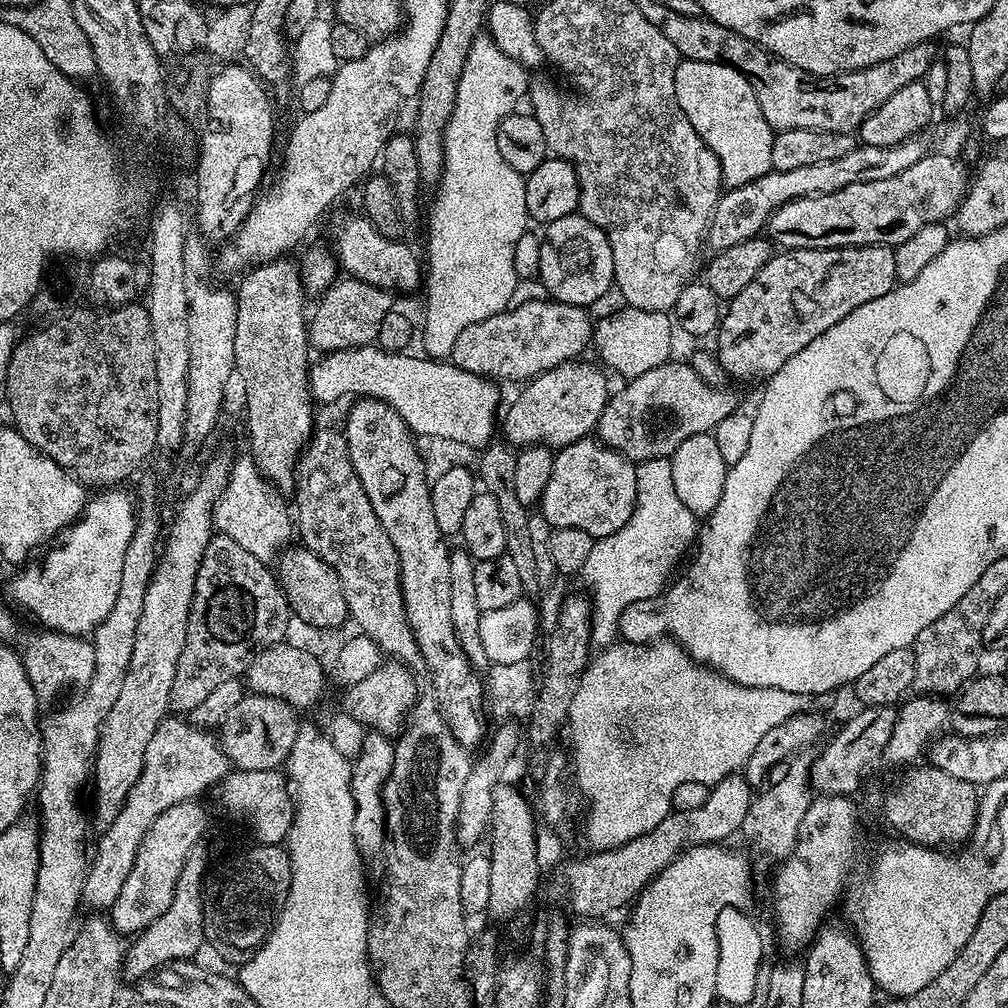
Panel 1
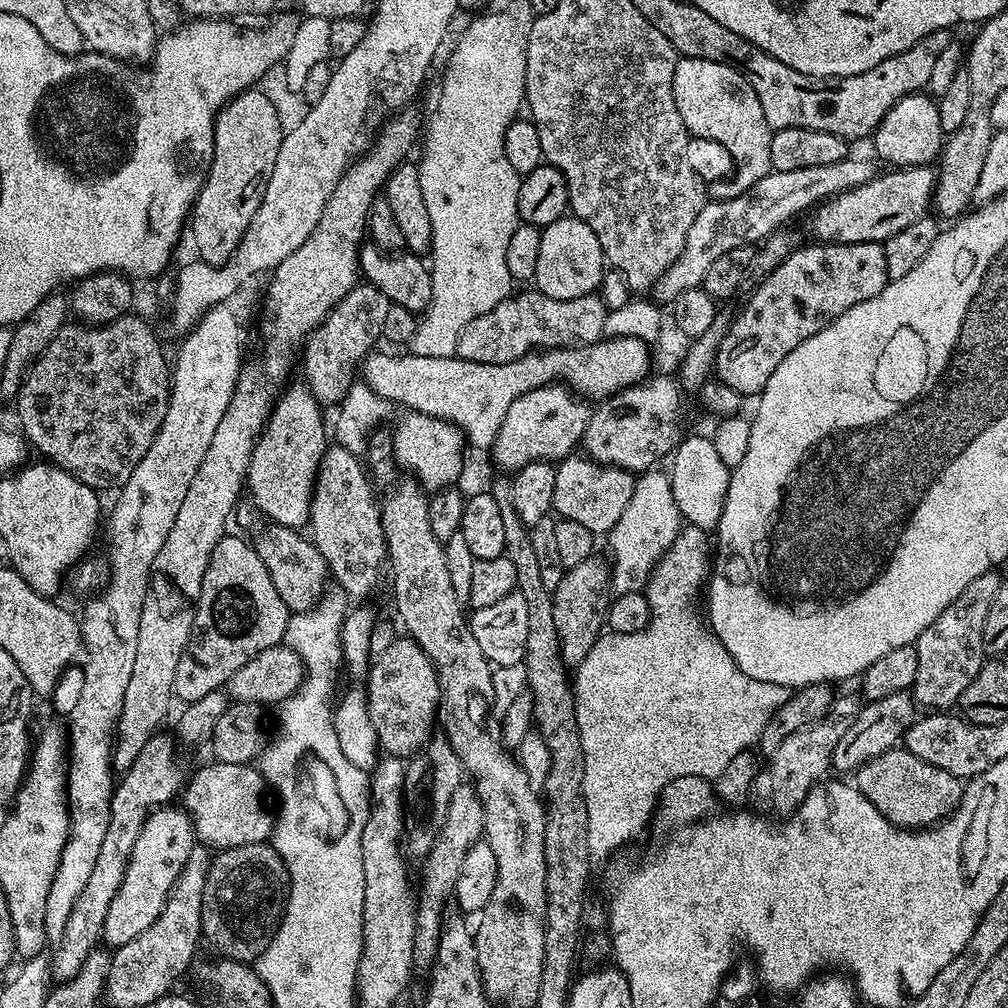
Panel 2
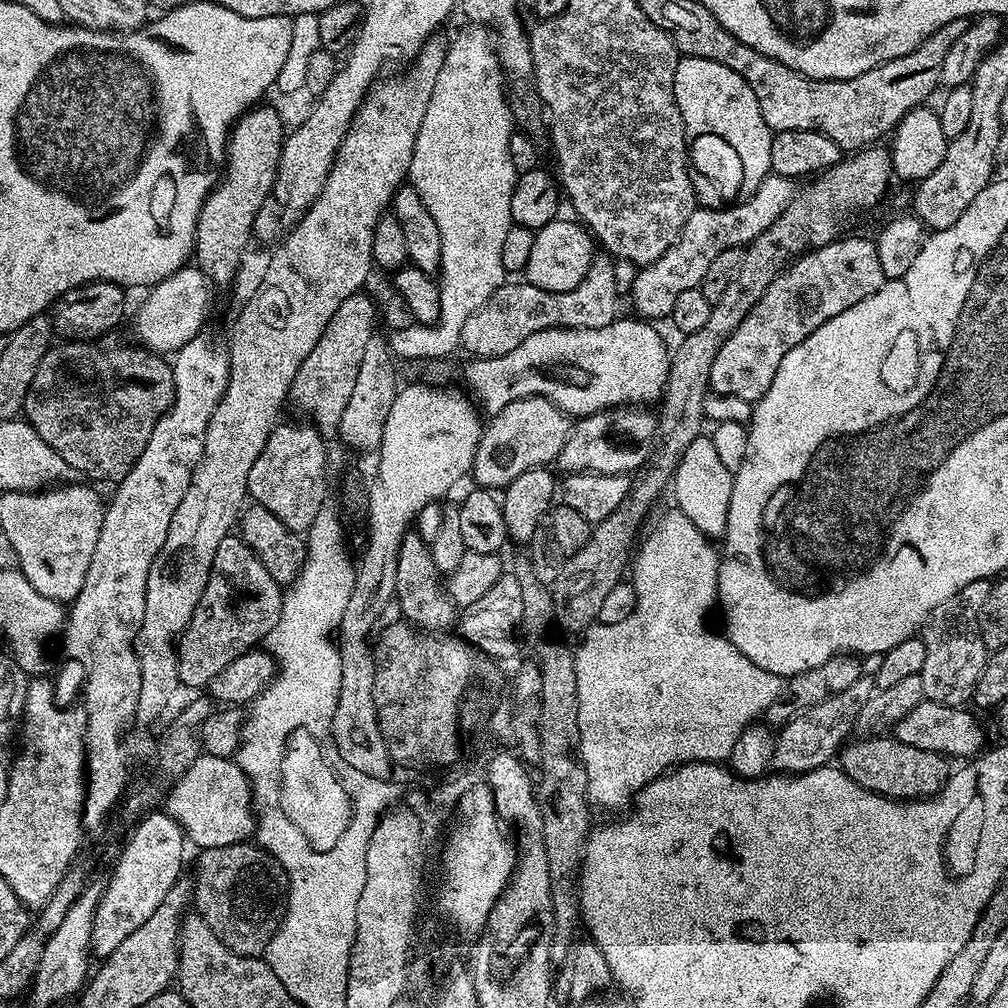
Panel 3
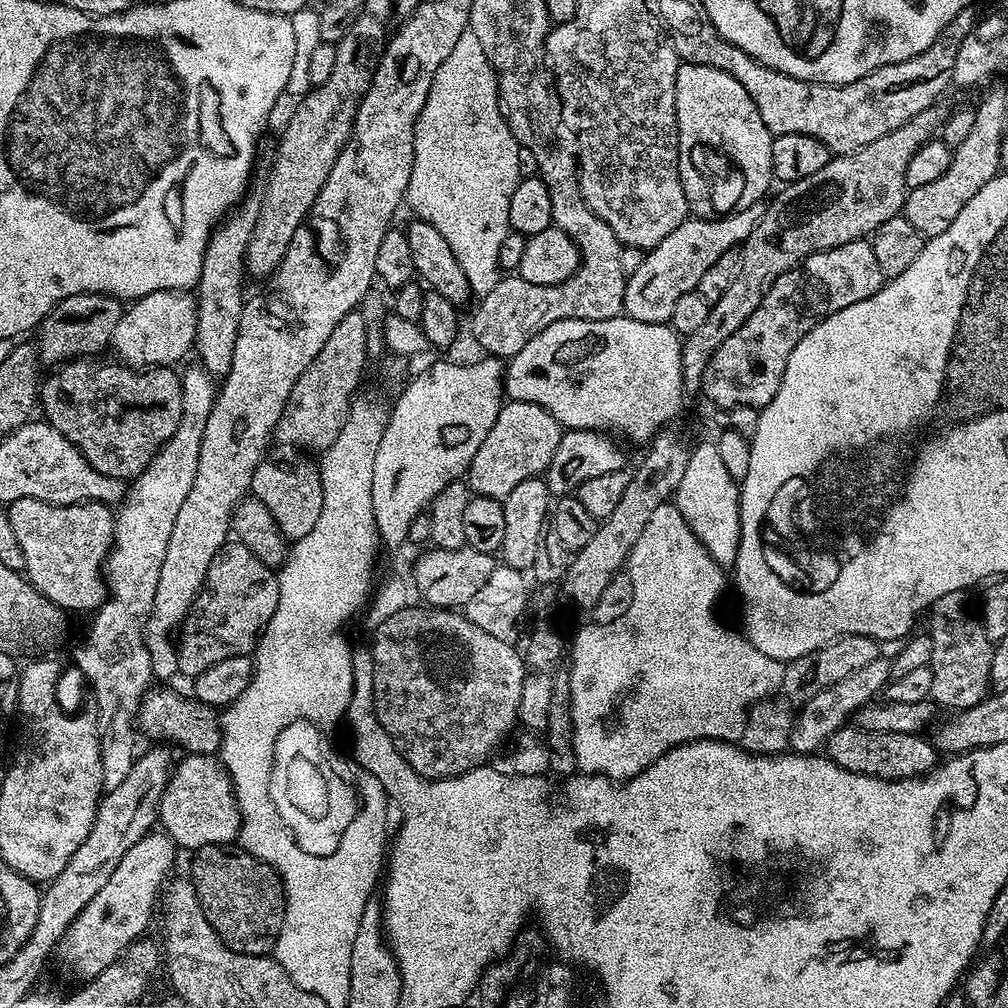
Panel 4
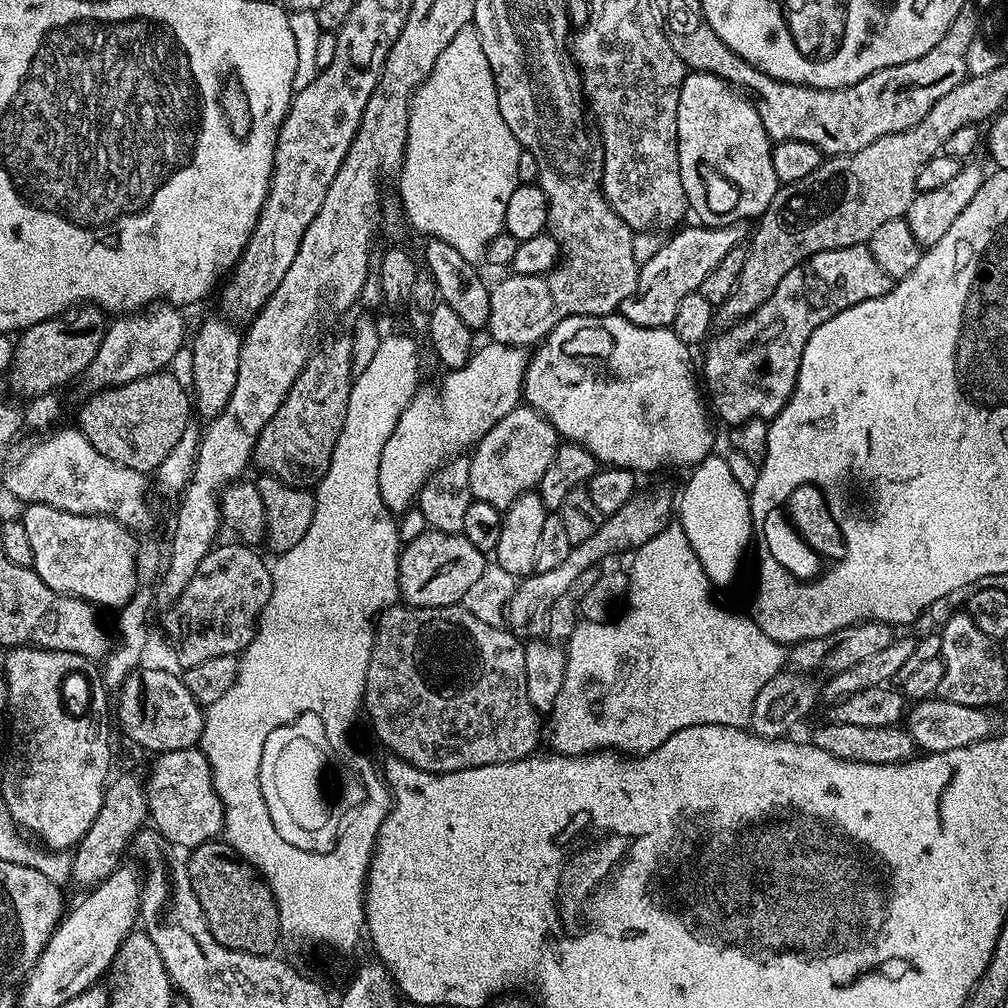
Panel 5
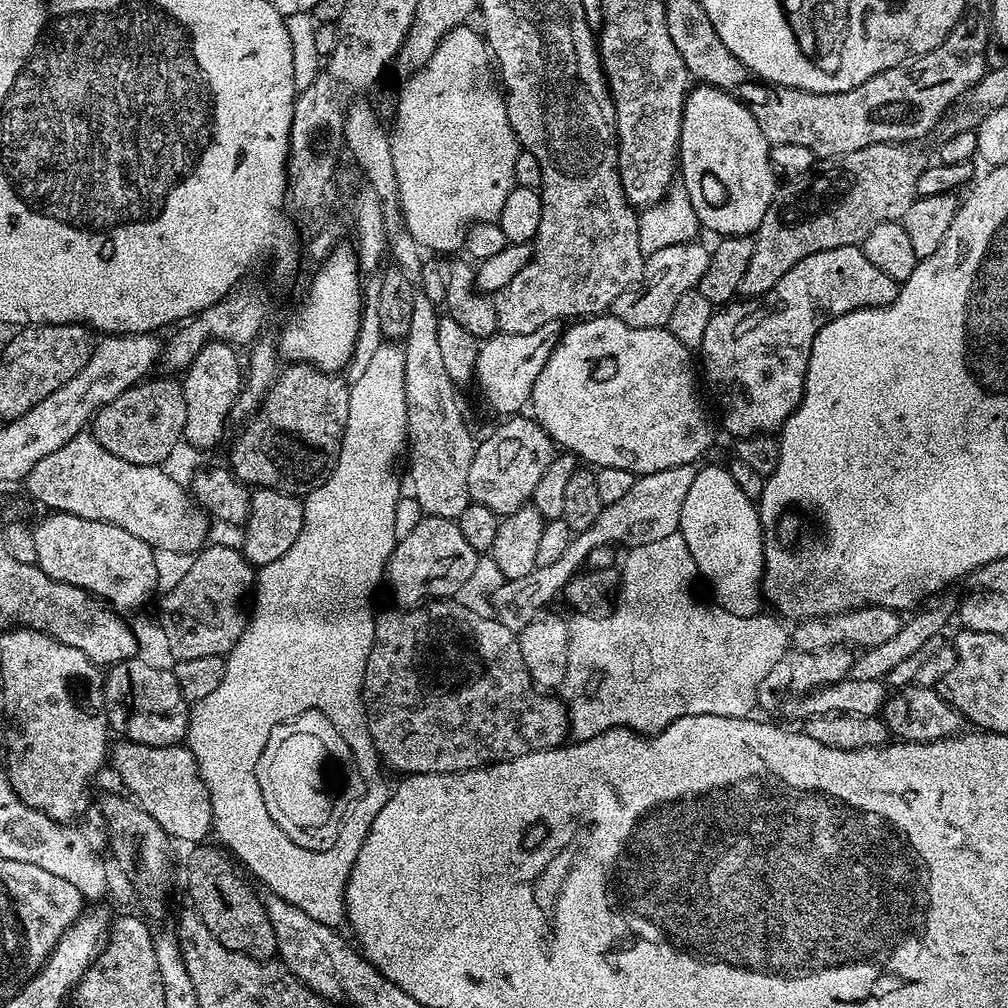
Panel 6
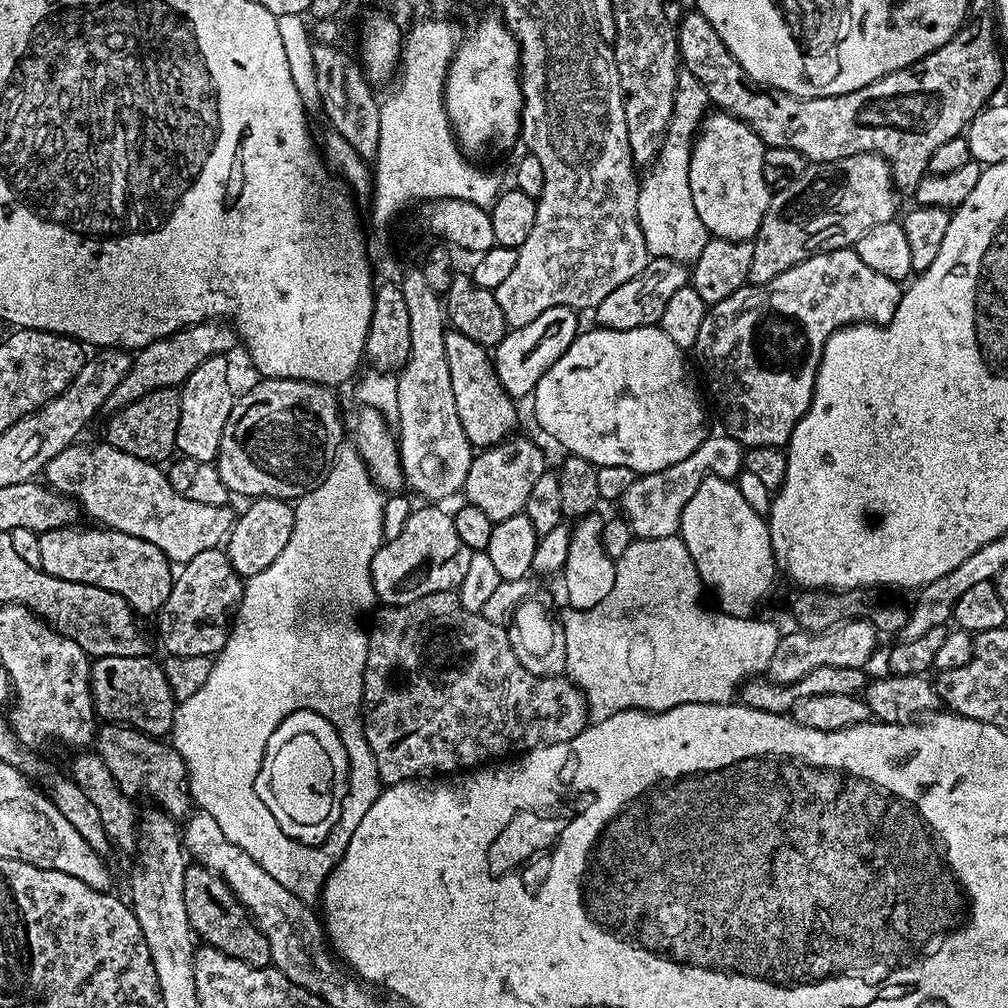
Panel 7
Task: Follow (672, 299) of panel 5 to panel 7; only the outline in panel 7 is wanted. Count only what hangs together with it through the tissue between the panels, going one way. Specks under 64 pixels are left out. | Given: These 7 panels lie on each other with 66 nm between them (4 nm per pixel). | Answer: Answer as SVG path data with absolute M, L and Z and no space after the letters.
M670 258L649 259L642 274L630 278L630 282L622 282L622 286L618 286L618 290L606 294L606 298L602 298L602 302L598 302L598 306L594 310L595 323L599 327L610 330L634 330L659 325L662 310L666 310L666 302L670 302L670 297L678 290L682 290L689 280L689 269L685 265L679 264L678 261Z

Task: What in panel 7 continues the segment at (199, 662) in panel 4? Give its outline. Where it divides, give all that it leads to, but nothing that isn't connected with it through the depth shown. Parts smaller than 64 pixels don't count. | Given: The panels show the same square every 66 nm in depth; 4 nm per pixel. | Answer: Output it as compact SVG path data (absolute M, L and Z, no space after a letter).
M223 547L202 550L175 573L170 598L155 613L156 628L168 656L215 657L226 646L228 633L244 597L245 581L230 566Z

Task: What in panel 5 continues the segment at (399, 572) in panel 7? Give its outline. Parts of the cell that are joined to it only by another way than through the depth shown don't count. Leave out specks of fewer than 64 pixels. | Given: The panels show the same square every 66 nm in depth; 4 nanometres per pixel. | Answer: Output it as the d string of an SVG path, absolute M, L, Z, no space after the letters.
M427 530L414 541L403 545L400 554L400 590L403 603L413 608L451 608L464 599L466 590L478 582L486 567L485 553L480 552L462 534L452 535Z

